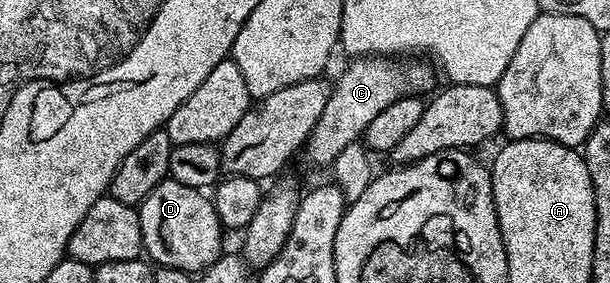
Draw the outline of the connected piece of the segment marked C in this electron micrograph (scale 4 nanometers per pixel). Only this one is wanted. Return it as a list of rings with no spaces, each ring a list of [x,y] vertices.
[[[358,57],[342,71],[338,80],[333,80],[328,105],[320,113],[320,121],[306,138],[301,158],[306,158],[314,167],[329,168],[348,149],[348,145],[359,142],[366,135],[366,127],[380,111],[406,96],[417,96],[434,83],[434,75],[422,63],[406,63],[398,57]]]

